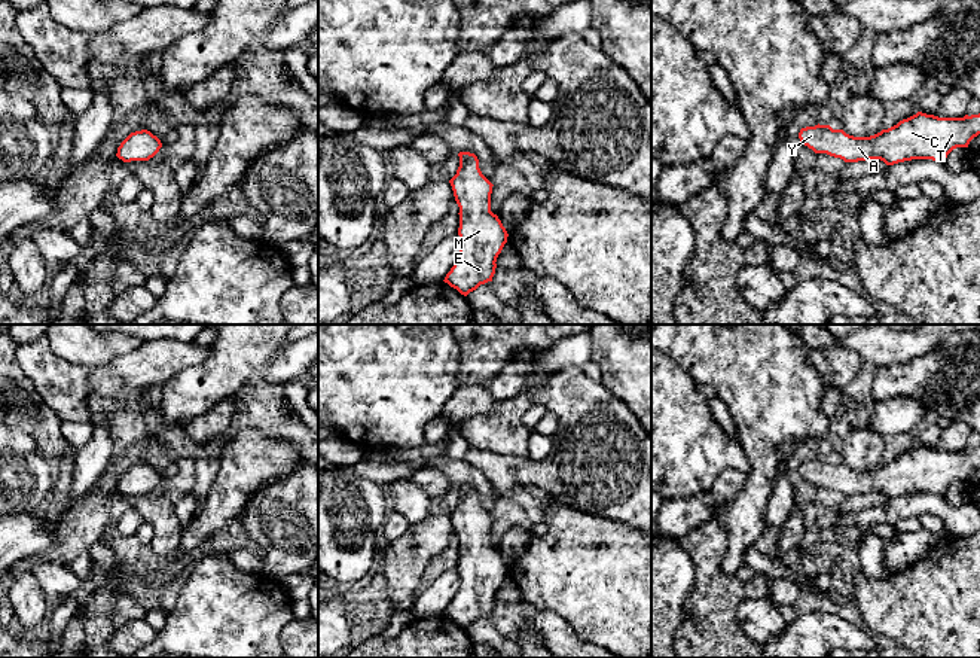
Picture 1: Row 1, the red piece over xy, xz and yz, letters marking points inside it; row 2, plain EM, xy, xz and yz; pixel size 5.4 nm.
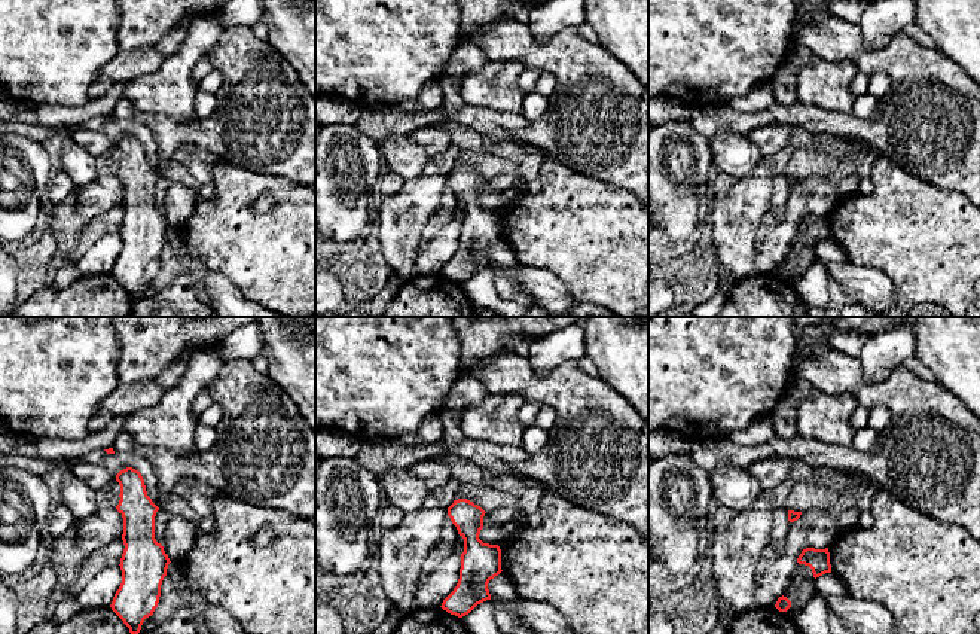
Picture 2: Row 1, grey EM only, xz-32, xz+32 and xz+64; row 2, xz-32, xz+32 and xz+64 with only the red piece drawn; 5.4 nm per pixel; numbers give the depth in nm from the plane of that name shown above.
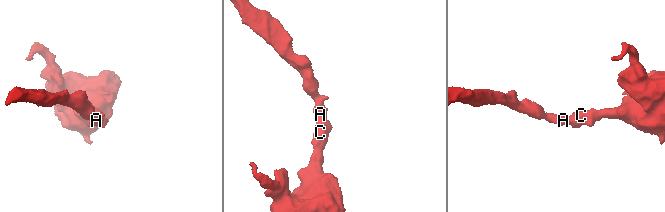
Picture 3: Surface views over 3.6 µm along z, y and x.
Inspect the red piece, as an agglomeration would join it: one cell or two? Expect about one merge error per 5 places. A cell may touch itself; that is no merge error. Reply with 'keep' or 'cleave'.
keep

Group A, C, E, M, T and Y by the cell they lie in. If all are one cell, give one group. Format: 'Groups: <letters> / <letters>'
Groups: A C E M T Y

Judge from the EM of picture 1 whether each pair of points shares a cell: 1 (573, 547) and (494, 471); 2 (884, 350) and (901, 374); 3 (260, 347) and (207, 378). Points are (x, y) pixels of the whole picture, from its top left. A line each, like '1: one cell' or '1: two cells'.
1: two cells
2: two cells
3: one cell

